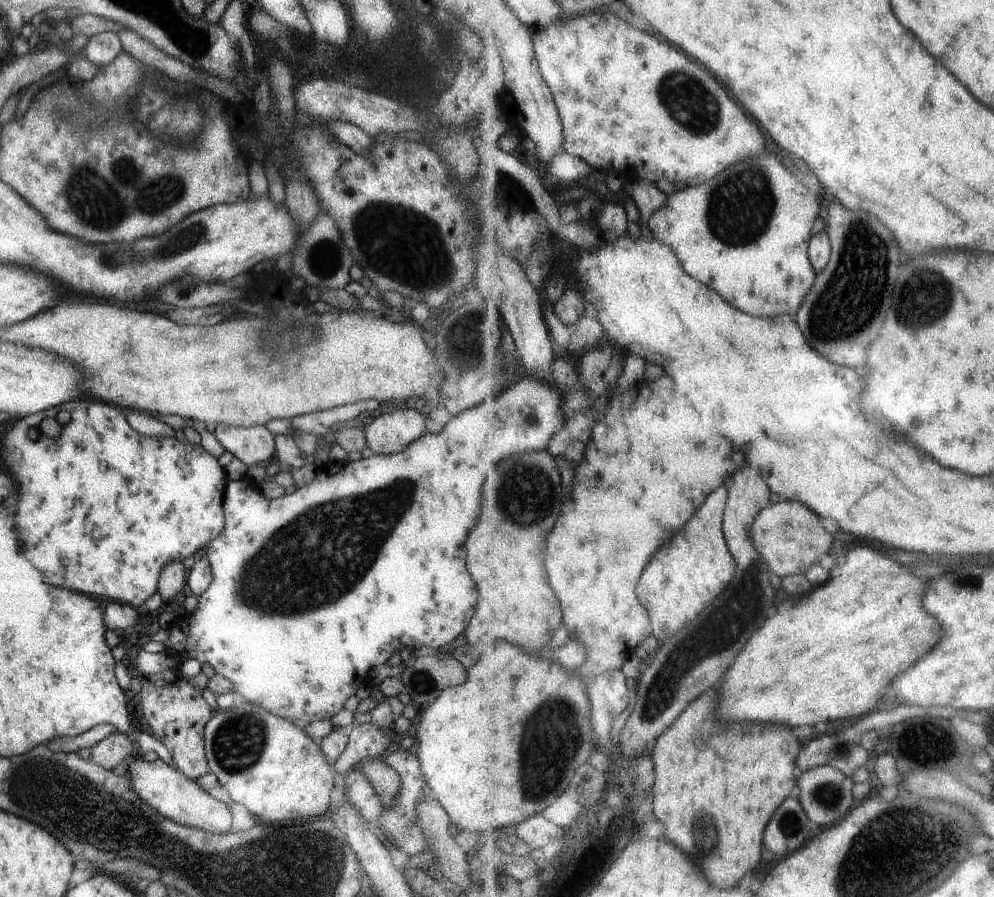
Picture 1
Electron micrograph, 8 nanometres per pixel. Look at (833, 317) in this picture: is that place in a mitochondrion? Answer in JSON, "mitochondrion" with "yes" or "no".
{"mitochondrion":"yes"}

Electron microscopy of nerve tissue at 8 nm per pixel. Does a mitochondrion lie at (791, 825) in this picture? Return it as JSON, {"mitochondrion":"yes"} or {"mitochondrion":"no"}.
{"mitochondrion":"yes"}

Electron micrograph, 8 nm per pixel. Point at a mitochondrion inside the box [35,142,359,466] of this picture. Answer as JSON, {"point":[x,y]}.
{"point":[191,234]}

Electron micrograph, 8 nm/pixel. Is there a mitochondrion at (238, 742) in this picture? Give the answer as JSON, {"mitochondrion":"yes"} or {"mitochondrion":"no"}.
{"mitochondrion":"yes"}

